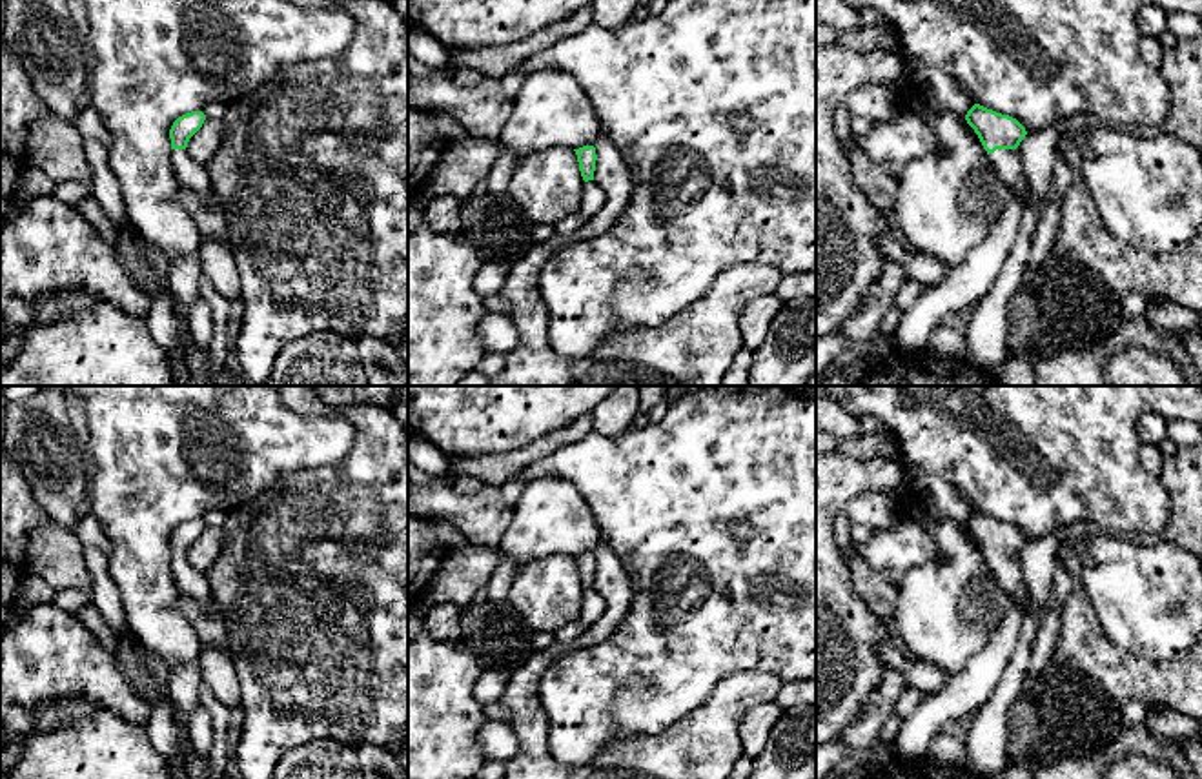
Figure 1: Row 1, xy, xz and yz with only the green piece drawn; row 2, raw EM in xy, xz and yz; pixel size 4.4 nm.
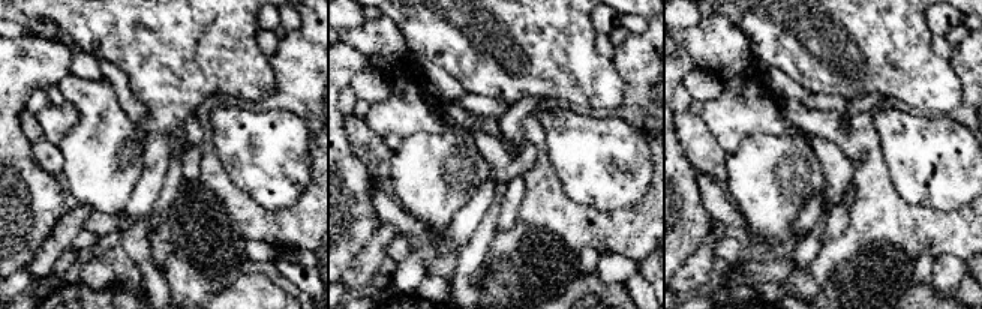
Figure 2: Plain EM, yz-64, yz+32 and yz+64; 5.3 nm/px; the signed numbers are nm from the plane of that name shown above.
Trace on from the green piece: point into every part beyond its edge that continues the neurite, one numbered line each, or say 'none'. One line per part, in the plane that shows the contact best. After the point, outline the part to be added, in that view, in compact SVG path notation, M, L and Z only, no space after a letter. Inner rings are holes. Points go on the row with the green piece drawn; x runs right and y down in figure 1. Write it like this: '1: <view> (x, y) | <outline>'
1: yz (1008, 164) | M996 149L994 153L989 153L989 160L1000 177L1000 180L1013 191L1016 191L1024 206L1029 204L1029 184L1022 167L1020 151L1016 149Z

